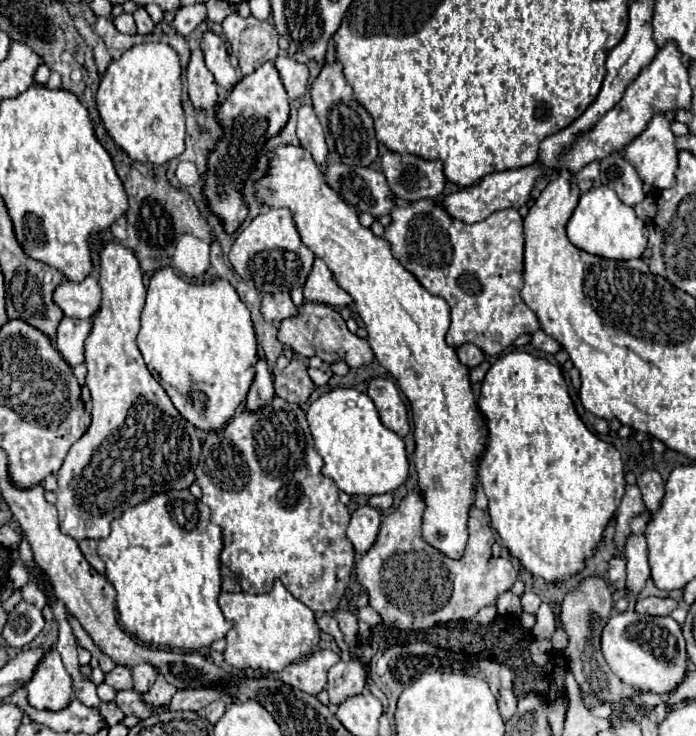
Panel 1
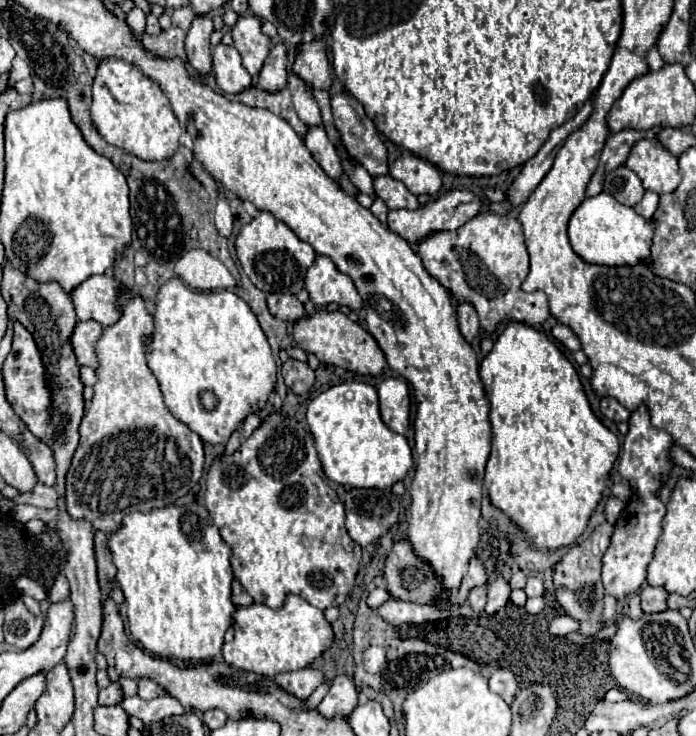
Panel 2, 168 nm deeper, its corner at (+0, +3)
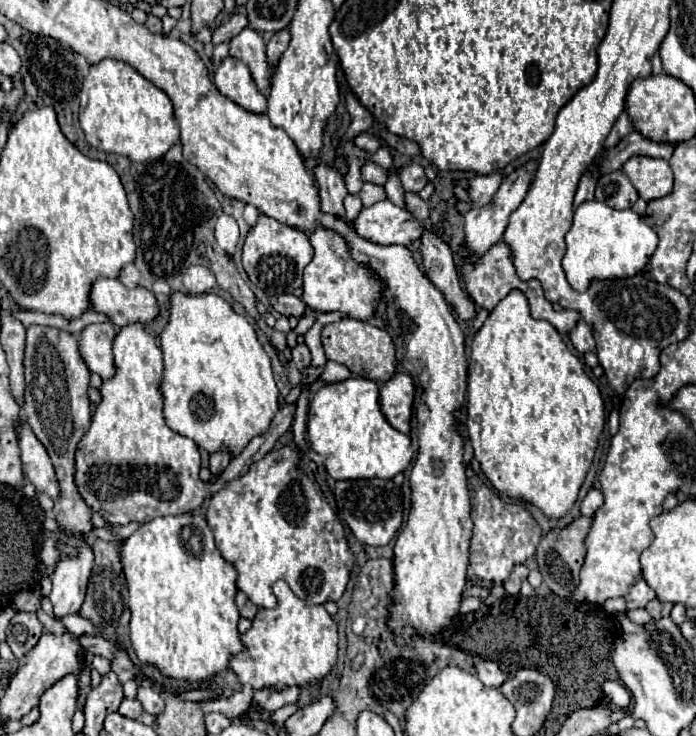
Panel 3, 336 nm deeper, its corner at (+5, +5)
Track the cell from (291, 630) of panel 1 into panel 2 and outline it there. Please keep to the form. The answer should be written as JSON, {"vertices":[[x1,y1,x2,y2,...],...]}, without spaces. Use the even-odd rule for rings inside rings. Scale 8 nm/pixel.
{"vertices":[[294,594,288,596,284,606,278,610,272,610,266,604,236,608,234,630,236,630,234,640,226,642,222,648,224,660,234,668,256,672,268,678,310,666,334,642,334,630,330,622,324,618,324,612,308,604,302,596]]}

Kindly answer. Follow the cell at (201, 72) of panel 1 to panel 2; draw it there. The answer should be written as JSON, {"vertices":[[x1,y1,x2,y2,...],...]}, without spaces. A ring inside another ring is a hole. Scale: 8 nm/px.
{"vertices":[[198,14,186,36,186,54,192,68,200,74,212,72,212,54,210,54,210,34,214,24,206,14]]}

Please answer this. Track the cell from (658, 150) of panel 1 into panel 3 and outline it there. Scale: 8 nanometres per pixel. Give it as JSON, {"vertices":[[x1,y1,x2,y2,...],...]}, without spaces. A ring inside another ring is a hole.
{"vertices":[[633,156,623,164,623,172,629,176,639,196,647,202,667,196,673,188,673,172,667,160,661,158]]}

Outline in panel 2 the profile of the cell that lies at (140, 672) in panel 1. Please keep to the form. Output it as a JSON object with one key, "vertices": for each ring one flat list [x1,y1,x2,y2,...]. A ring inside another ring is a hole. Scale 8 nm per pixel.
{"vertices":[[142,678,142,680,138,682,138,696,144,698,144,700,158,698,158,696,160,696,160,686,158,686,156,682,152,682,152,680]]}

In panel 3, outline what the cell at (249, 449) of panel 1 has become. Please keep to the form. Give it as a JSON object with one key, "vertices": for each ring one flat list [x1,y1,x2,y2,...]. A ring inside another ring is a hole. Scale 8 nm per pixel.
{"vertices":[[279,446,253,462,249,470,215,492,207,524,225,560,237,570,237,588,259,608,275,608,273,584,283,580,309,604,339,600,355,564,343,522,321,496,315,478,301,470,301,452]]}

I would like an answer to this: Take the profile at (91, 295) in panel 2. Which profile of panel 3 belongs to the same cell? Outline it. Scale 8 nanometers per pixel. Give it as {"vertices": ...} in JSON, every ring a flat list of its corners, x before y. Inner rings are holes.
{"vertices":[[97,278,89,292,89,306,93,312,105,314,115,328,139,320,151,322,157,312,157,300,147,288,127,288,117,278]]}

